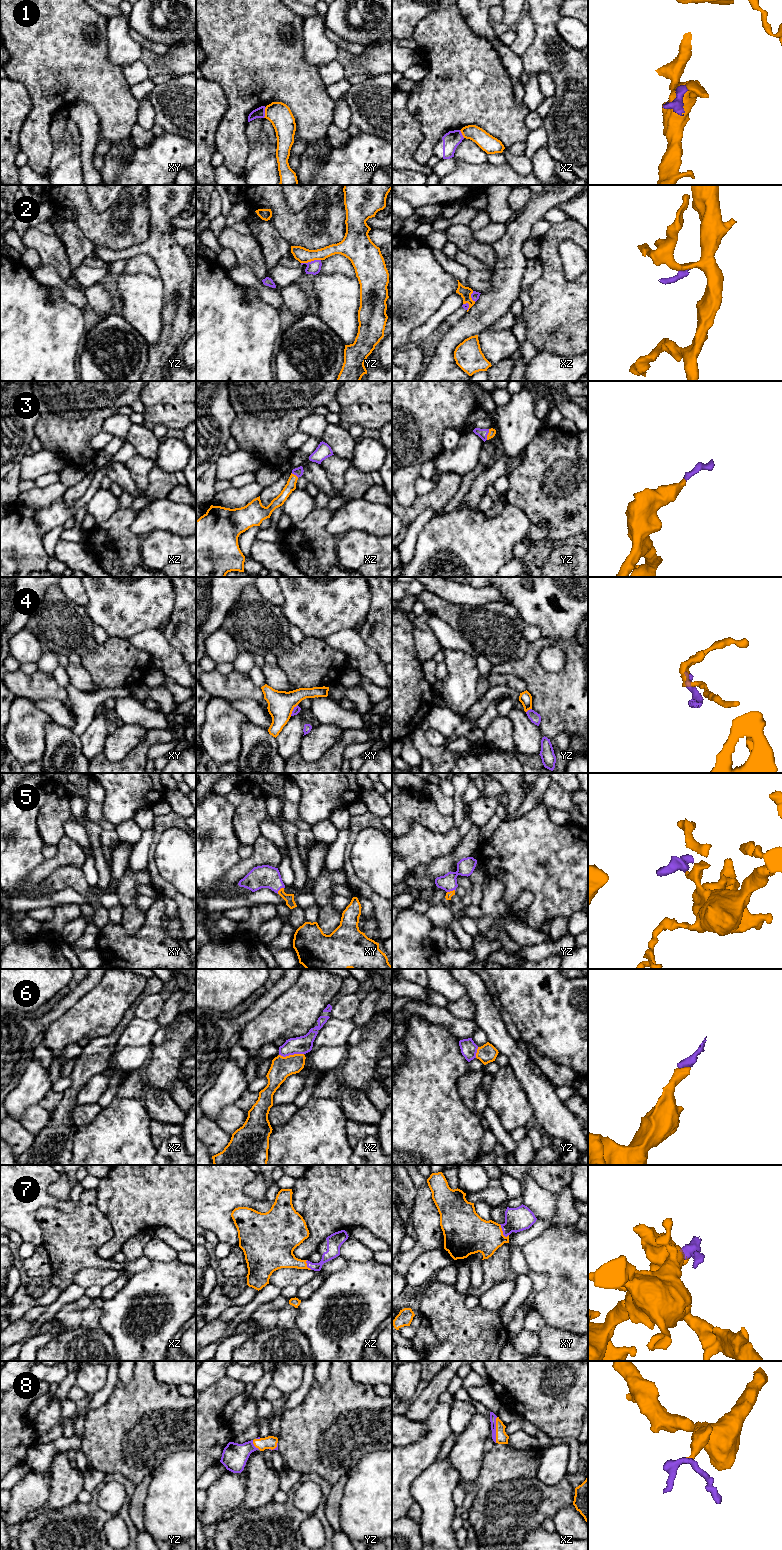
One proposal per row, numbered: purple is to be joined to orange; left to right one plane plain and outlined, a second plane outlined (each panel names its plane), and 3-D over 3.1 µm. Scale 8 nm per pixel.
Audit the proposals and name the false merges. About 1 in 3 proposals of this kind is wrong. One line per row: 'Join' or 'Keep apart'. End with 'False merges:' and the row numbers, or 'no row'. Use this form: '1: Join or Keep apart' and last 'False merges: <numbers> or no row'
1: Keep apart
2: Keep apart
3: Join
4: Keep apart
5: Join
6: Join
7: Join
8: Join
False merges: 1, 2, 4

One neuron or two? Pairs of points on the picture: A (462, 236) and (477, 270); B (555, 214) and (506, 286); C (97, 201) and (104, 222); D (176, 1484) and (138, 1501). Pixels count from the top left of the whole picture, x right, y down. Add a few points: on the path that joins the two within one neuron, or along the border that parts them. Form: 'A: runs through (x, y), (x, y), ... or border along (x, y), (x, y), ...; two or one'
A: border along (459, 248), (479, 259), (489, 269); two
B: border along (557, 205), (550, 208), (543, 216); two
C: border along (86, 195), (96, 212), (102, 212), (114, 204); two
D: border along (153, 1476), (145, 1501), (145, 1522); two

